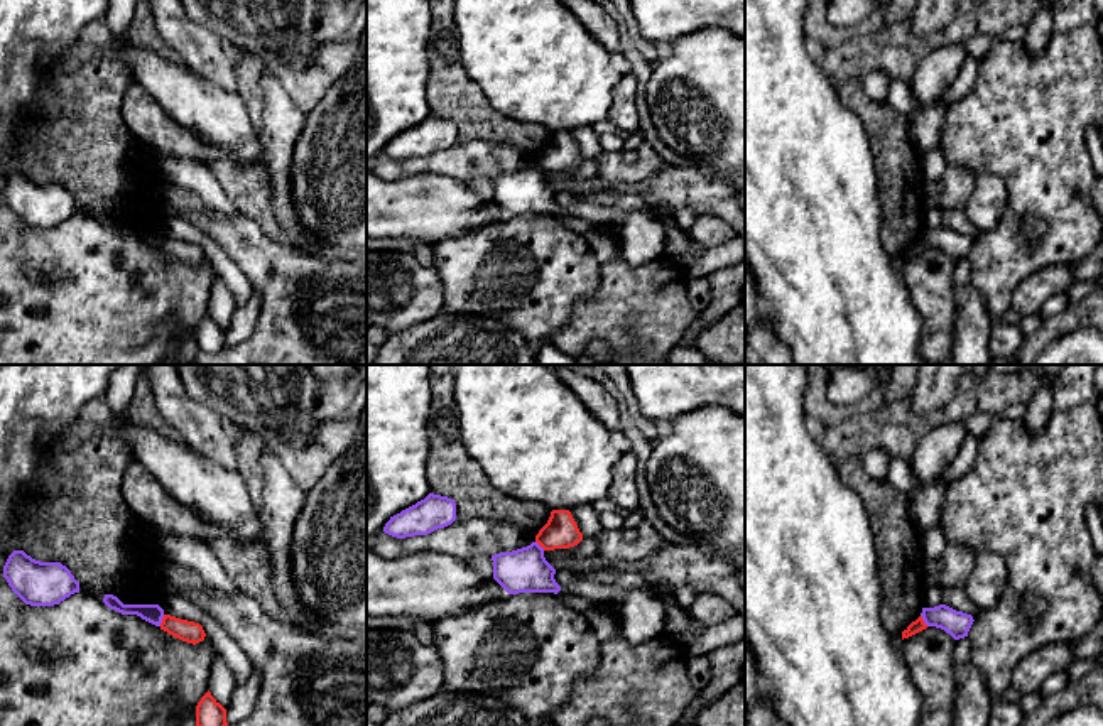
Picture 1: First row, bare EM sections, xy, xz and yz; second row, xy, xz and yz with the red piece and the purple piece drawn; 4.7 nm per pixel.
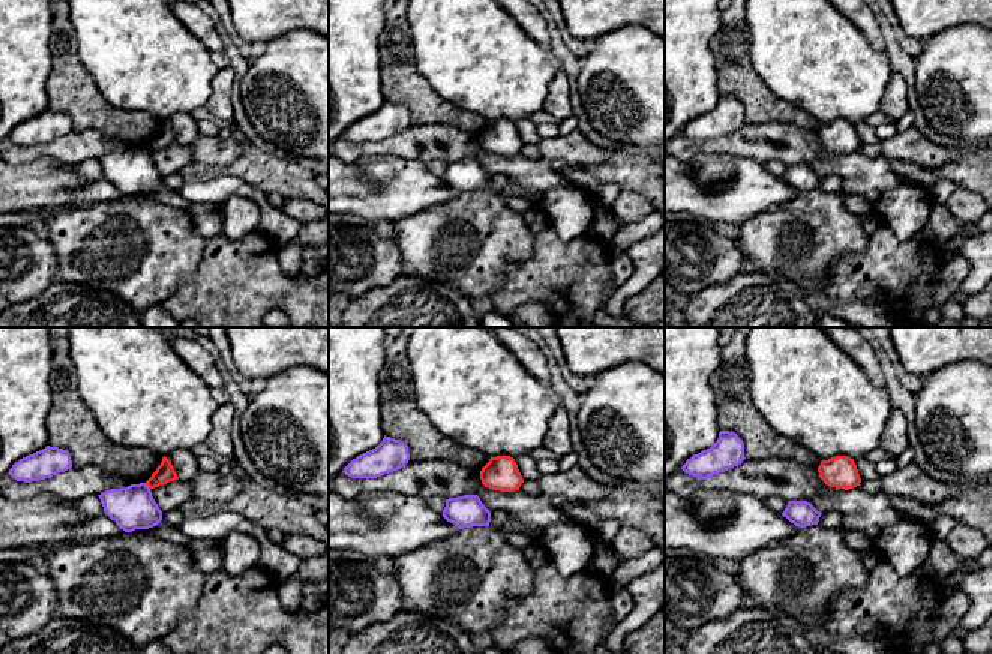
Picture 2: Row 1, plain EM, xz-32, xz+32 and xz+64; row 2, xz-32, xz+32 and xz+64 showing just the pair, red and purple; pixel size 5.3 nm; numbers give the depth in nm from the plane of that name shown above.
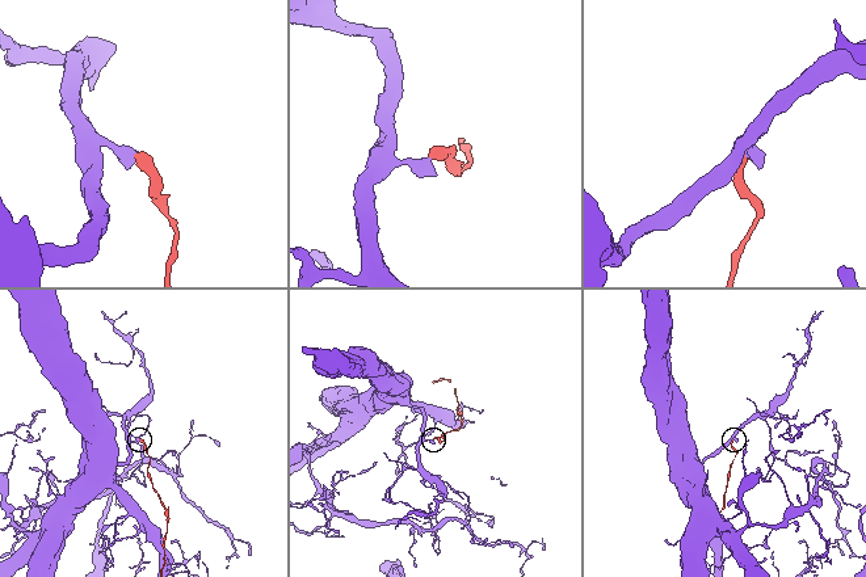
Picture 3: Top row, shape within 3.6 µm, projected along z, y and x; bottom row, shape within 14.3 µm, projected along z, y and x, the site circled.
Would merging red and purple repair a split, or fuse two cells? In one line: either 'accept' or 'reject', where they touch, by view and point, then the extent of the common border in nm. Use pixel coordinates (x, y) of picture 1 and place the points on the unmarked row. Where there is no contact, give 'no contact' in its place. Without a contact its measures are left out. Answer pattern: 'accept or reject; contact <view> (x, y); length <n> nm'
reject; contact xy (163, 242); length 60 nm

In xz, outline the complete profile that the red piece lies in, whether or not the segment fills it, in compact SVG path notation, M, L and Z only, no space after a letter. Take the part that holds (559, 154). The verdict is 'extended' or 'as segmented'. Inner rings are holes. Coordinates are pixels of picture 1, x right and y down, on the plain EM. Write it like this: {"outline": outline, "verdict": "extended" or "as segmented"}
{"outline": "M552 132L547 145L535 157L544 172L569 171L583 162L569 132Z", "verdict": "as segmented"}

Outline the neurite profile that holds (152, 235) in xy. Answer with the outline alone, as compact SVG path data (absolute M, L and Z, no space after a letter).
M105 216L103 225L122 236L137 236L142 241L160 248L164 240L164 231L159 226L123 226L117 218Z

